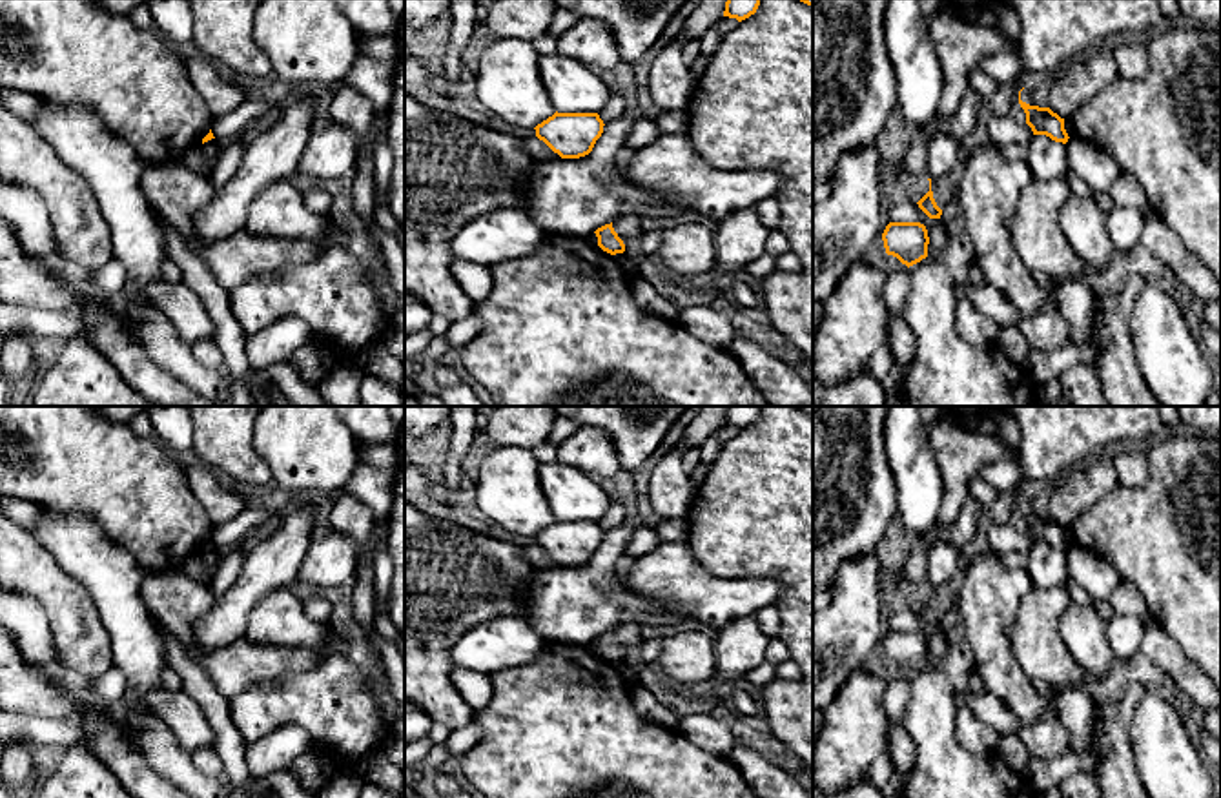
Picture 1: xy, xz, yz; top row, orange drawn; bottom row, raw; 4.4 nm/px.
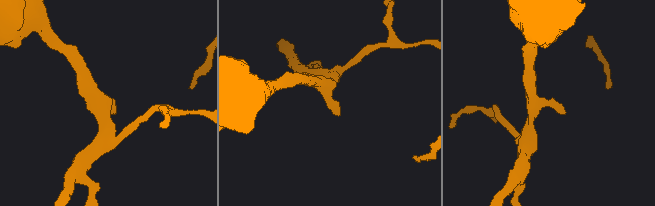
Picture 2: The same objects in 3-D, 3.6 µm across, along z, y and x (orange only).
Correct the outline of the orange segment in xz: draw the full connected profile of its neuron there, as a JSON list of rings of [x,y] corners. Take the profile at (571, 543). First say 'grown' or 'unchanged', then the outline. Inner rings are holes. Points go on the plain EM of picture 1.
unchanged; [[[554,521],[538,532],[536,545],[561,567],[580,567],[592,559],[603,541],[598,521]]]

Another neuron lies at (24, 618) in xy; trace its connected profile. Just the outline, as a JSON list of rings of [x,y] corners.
[[[0,587],[0,627],[18,645],[22,658],[46,672],[67,700],[100,711],[131,738],[149,767],[190,798],[230,798],[224,776],[206,776],[191,762],[169,727],[155,714],[131,703],[126,696],[106,701],[82,674],[66,669],[56,656],[47,614],[31,596]]]

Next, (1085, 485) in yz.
[[[1112,452],[1079,463],[1052,485],[1048,516],[1068,527],[1119,485]]]

